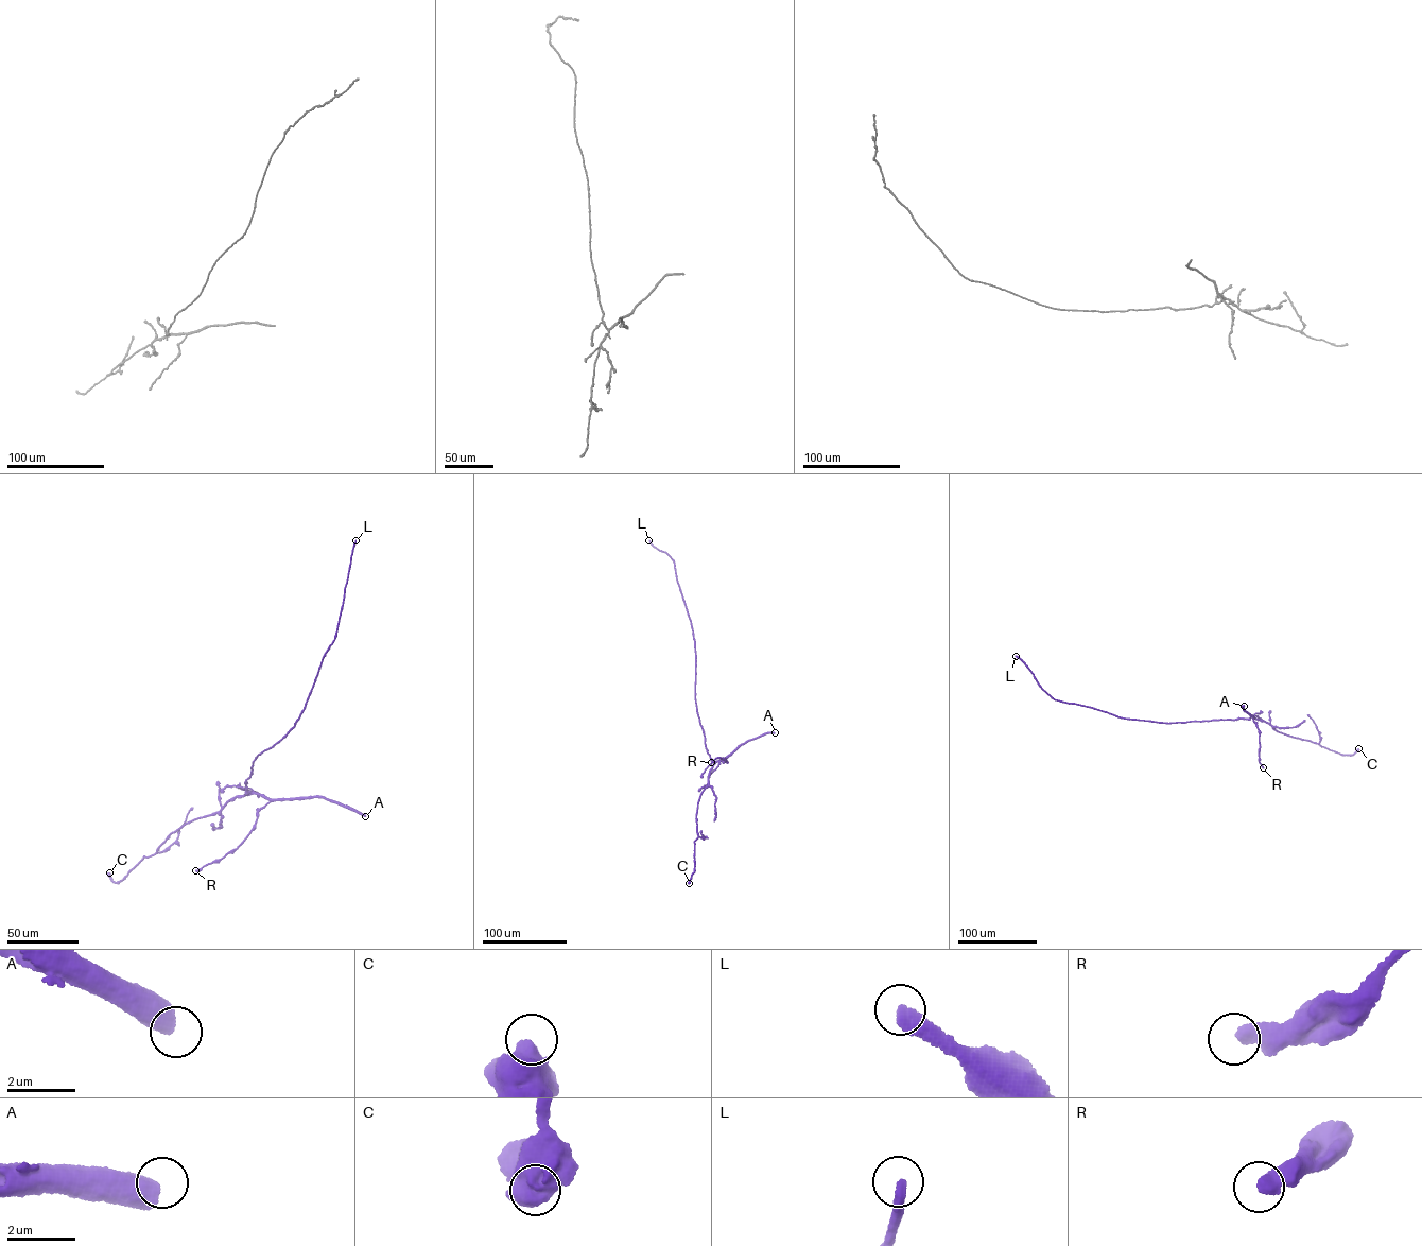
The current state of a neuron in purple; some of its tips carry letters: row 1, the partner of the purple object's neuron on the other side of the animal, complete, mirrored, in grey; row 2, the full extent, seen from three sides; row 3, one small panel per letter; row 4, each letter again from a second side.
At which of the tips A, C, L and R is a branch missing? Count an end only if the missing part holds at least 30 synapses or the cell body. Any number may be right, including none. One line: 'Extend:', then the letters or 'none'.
Extend: L

